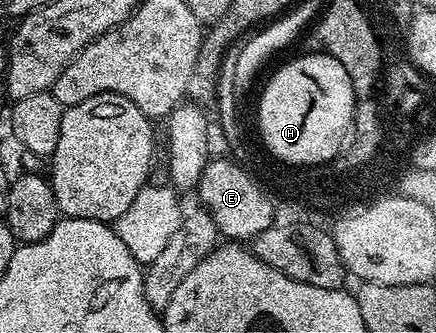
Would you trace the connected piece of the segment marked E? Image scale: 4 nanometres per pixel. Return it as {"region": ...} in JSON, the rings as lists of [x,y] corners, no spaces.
{"region":[[[210,159],[198,179],[196,195],[202,199],[201,207],[210,215],[212,222],[216,222],[219,233],[231,241],[246,242],[246,233],[259,232],[259,230],[266,227],[267,220],[270,220],[270,204],[267,203],[263,193],[256,187],[256,182],[233,159]]]}

